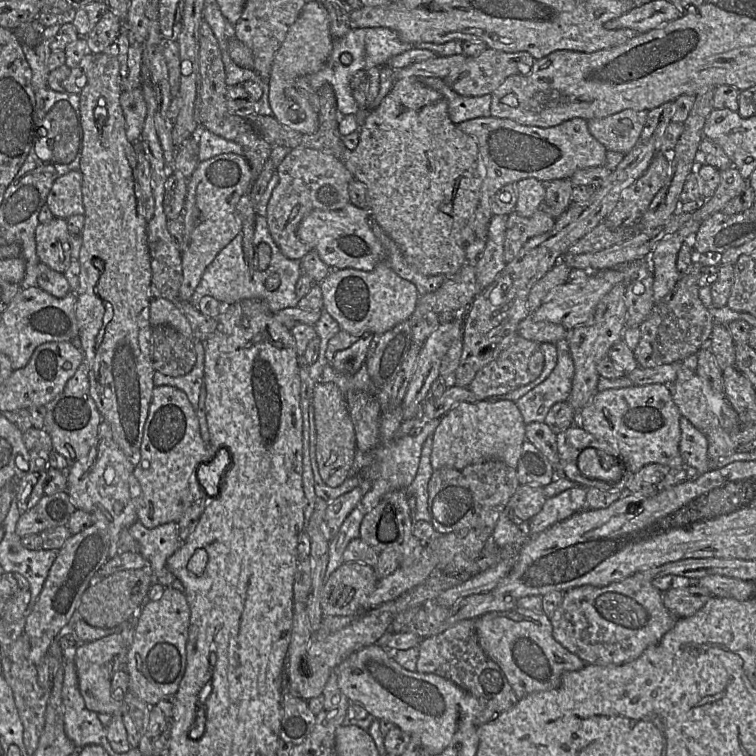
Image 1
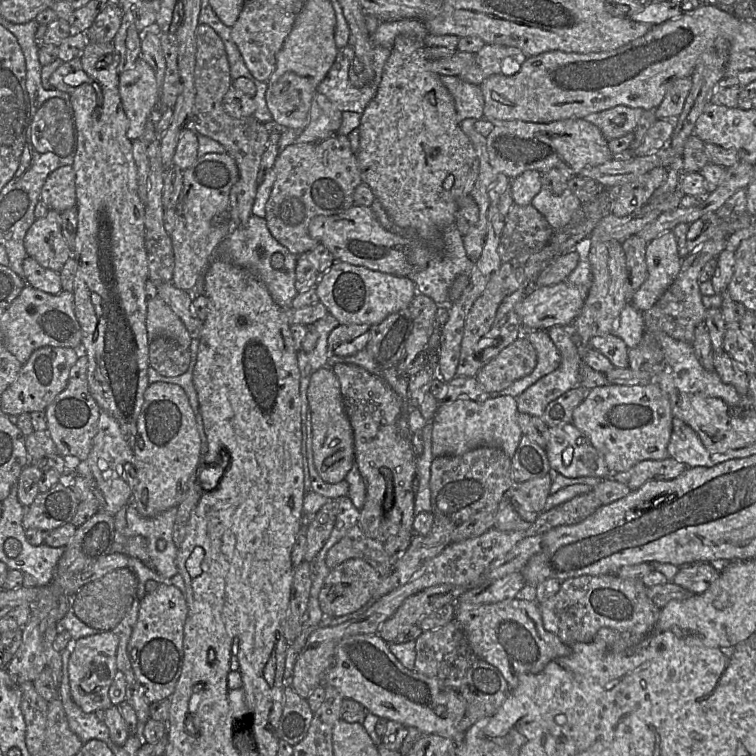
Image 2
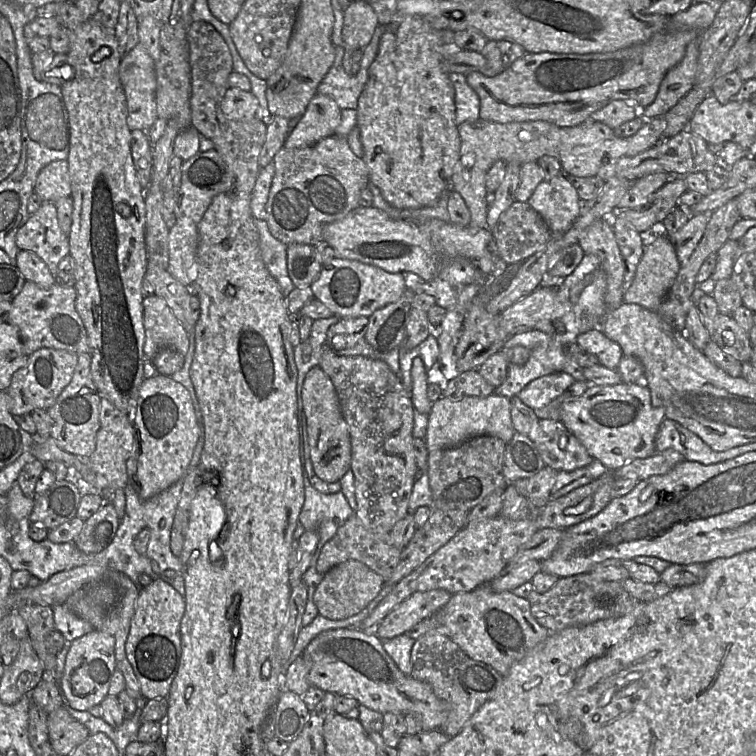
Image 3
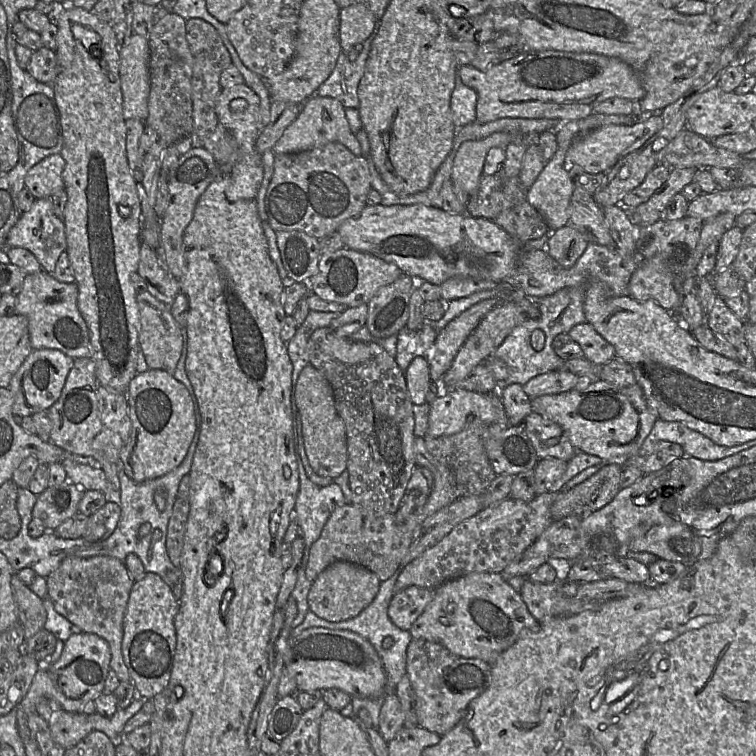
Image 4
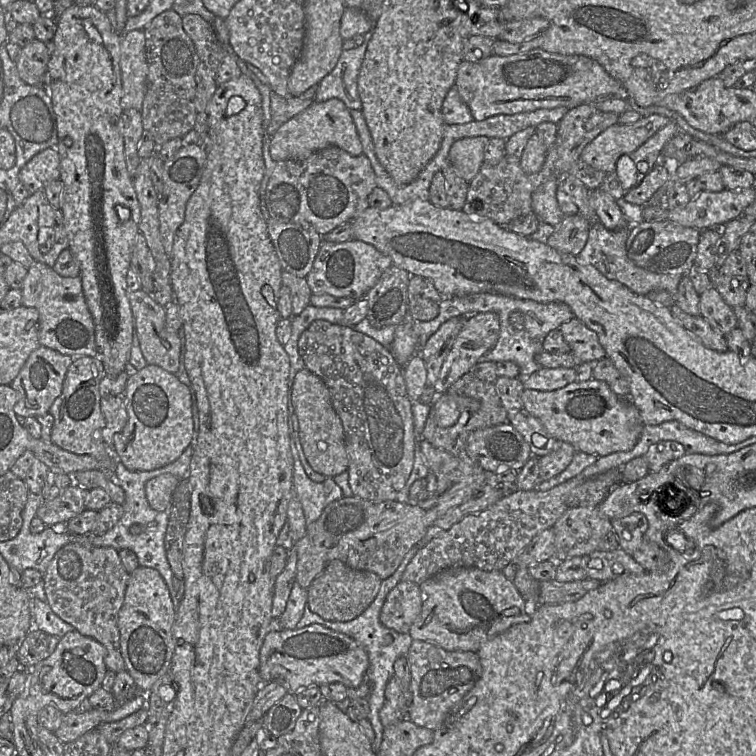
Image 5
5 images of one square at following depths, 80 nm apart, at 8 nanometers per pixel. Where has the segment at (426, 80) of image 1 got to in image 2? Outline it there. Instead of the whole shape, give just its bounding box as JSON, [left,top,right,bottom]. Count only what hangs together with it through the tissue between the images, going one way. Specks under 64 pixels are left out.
[439,76,484,124]

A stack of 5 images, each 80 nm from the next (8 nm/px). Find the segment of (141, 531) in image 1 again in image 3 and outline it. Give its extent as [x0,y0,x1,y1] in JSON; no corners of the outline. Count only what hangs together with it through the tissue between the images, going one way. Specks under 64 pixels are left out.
[103,478,184,587]

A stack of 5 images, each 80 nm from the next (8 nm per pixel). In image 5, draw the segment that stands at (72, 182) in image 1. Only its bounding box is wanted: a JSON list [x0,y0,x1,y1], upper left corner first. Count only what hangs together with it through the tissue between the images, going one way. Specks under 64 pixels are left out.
[19,148,60,193]

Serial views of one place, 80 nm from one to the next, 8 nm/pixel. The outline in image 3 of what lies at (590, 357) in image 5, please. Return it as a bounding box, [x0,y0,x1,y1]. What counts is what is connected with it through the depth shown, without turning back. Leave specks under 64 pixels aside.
[577,328,623,370]

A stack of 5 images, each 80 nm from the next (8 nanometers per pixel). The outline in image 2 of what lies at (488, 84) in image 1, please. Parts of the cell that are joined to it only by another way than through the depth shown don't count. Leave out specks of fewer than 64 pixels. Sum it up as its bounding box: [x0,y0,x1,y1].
[459,44,527,86]

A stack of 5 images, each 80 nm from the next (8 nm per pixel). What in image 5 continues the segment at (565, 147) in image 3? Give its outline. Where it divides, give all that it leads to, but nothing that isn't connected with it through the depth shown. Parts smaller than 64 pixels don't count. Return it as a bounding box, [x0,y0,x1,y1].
[449,114,670,182]

